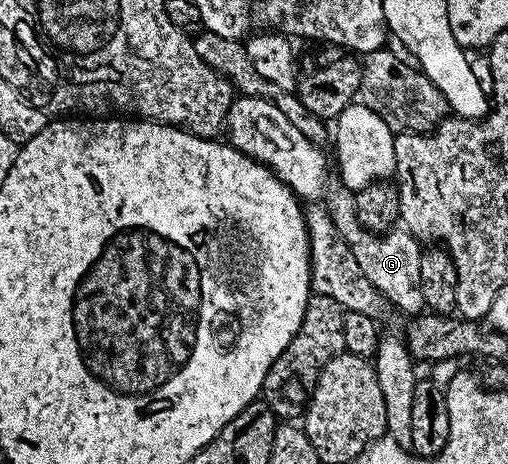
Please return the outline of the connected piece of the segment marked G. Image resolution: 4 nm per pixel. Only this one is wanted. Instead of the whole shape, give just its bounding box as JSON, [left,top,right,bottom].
[327,189,426,316]

